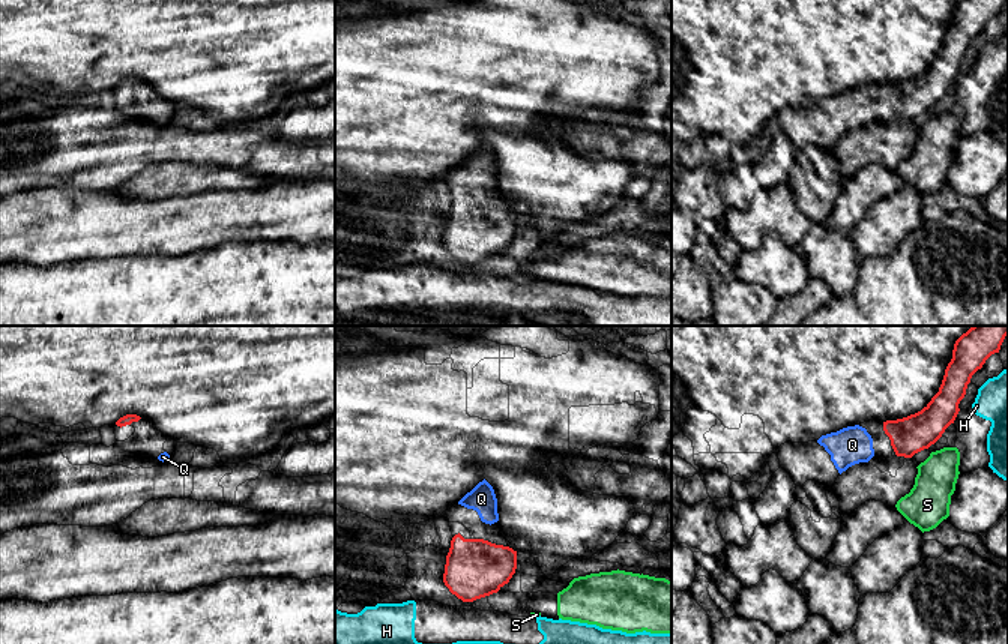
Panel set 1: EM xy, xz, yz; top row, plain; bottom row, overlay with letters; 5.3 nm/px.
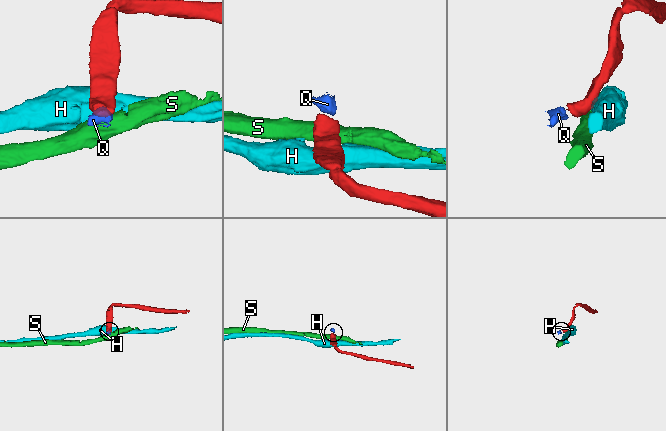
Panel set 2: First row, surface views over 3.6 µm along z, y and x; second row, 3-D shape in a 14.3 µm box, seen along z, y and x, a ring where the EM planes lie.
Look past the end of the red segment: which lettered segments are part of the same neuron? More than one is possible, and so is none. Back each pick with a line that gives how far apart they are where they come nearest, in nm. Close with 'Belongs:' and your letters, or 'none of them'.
Q: Distance 80 nm
Belongs: Q

